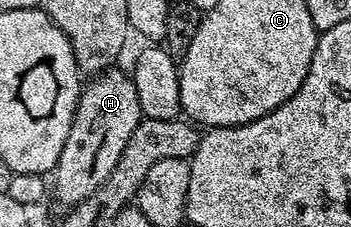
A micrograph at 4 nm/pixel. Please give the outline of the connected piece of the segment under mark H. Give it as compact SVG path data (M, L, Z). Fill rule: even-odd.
M111 69L103 71L101 75L93 76L93 78L87 82L90 83L87 87L85 84L85 86L81 88L78 96L78 107L74 111L74 120L68 129L68 141L64 141L64 149L60 149L60 157L56 161L52 172L52 178L54 178L54 183L52 179L52 195L55 195L55 197L63 203L63 208L69 209L75 207L78 203L83 203L93 191L100 189L100 185L104 185L104 181L108 181L108 173L112 173L112 169L116 169L116 161L120 161L120 153L124 153L124 145L128 145L128 137L132 137L132 129L136 129L136 125L142 122L144 118L142 110L140 109L140 101L136 97L136 85L134 84L133 78L131 78L127 72L125 75L124 72L118 70L119 69Z

